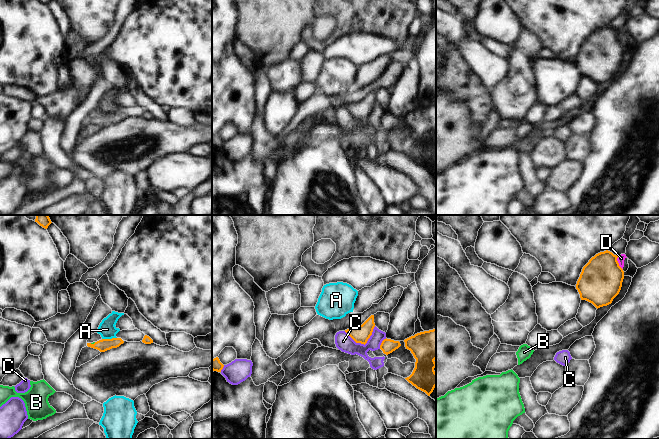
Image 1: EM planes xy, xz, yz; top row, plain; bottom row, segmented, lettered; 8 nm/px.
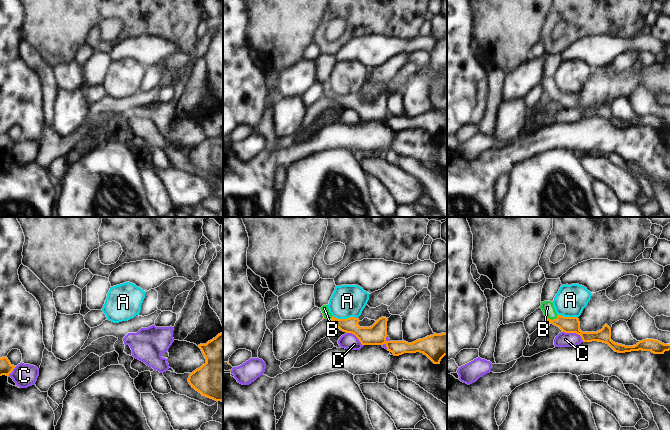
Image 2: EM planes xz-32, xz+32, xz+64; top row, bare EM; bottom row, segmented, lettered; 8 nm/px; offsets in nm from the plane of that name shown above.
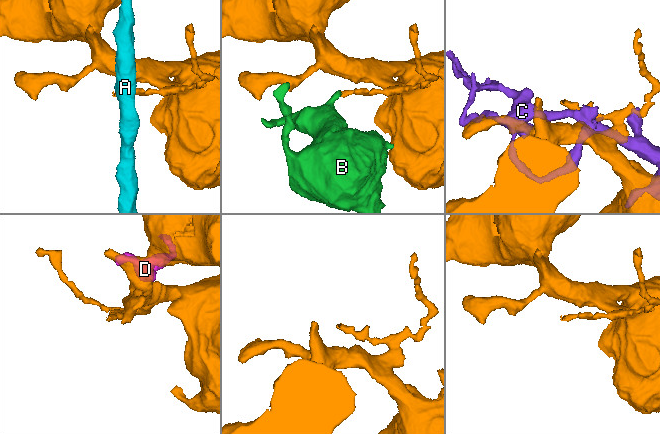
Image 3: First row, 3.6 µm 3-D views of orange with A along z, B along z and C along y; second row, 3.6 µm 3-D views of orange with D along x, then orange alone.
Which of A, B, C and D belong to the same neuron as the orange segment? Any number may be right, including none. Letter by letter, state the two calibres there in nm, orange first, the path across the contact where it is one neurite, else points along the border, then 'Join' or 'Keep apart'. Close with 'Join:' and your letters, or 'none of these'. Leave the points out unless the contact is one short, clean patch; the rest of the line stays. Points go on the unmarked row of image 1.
A: Thickness 100 nm (orange) against 140 nm. Boundary: xy (116, 113), (102, 115). Keep apart
B: Thickness 100 nm (orange) against 20 nm. Path across: xy (103, 121), (92, 120), (93, 118). Join
C: Thickness 140 nm (orange) against 140 nm. Keep apart
D: Thickness 340 nm (orange) against 60 nm. Boundary: yz (618, 31), (617, 38), (622, 45). Keep apart
Join: B

